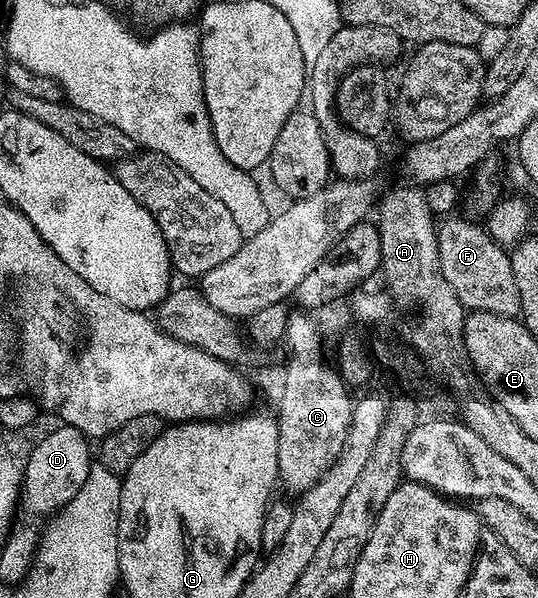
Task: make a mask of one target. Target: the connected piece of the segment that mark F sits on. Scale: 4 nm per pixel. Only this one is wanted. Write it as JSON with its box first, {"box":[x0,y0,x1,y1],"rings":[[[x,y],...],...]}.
{"box":[436,220,520,316],"rings":[[[448,220],[436,233],[438,262],[450,290],[458,294],[465,309],[499,316],[520,316],[520,291],[515,285],[512,257],[492,241],[483,227],[468,220]]]}

